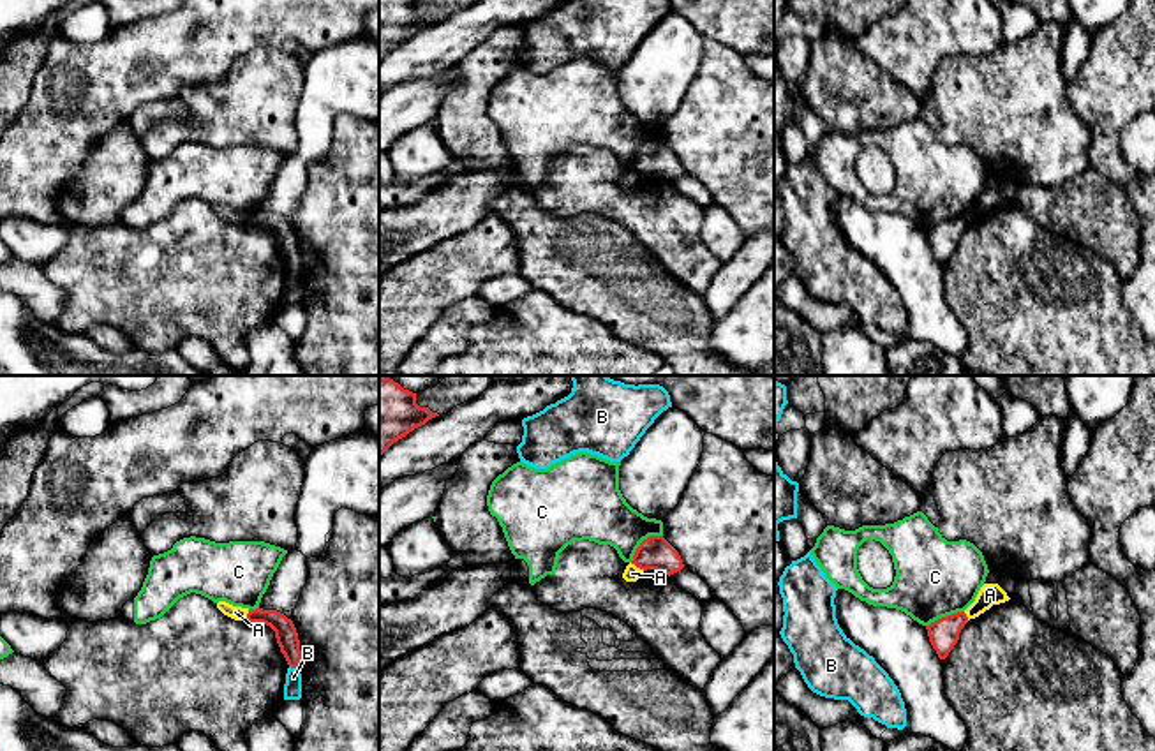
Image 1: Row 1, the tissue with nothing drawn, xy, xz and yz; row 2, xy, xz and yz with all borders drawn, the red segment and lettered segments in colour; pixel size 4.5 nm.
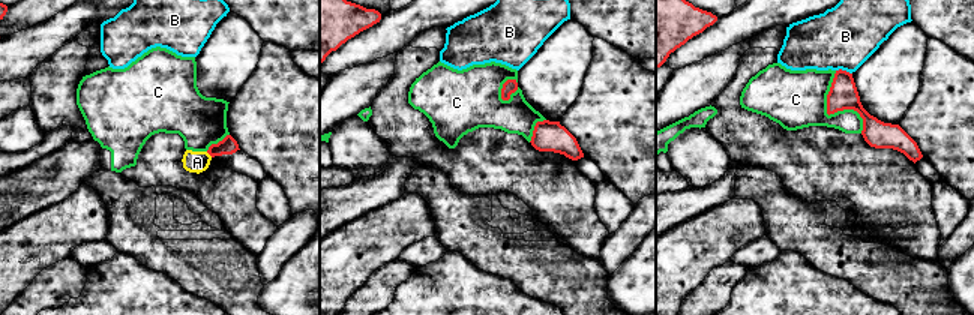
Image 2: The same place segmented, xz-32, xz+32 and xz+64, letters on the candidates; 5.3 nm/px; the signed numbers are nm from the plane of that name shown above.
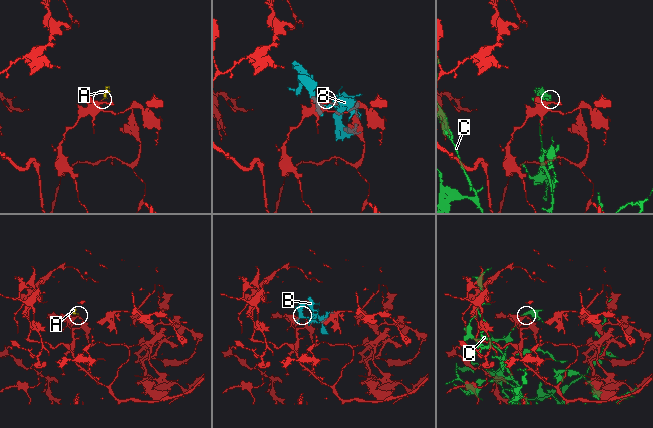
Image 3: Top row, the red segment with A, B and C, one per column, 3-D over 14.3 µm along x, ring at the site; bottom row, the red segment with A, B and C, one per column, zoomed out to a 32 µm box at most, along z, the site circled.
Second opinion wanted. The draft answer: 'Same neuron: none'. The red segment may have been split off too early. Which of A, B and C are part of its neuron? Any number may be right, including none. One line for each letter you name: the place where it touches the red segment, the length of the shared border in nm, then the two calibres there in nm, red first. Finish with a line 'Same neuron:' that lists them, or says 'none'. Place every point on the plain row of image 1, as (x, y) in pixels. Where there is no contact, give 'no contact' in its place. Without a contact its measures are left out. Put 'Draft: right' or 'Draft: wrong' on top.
Draft: right
Same neuron: none

